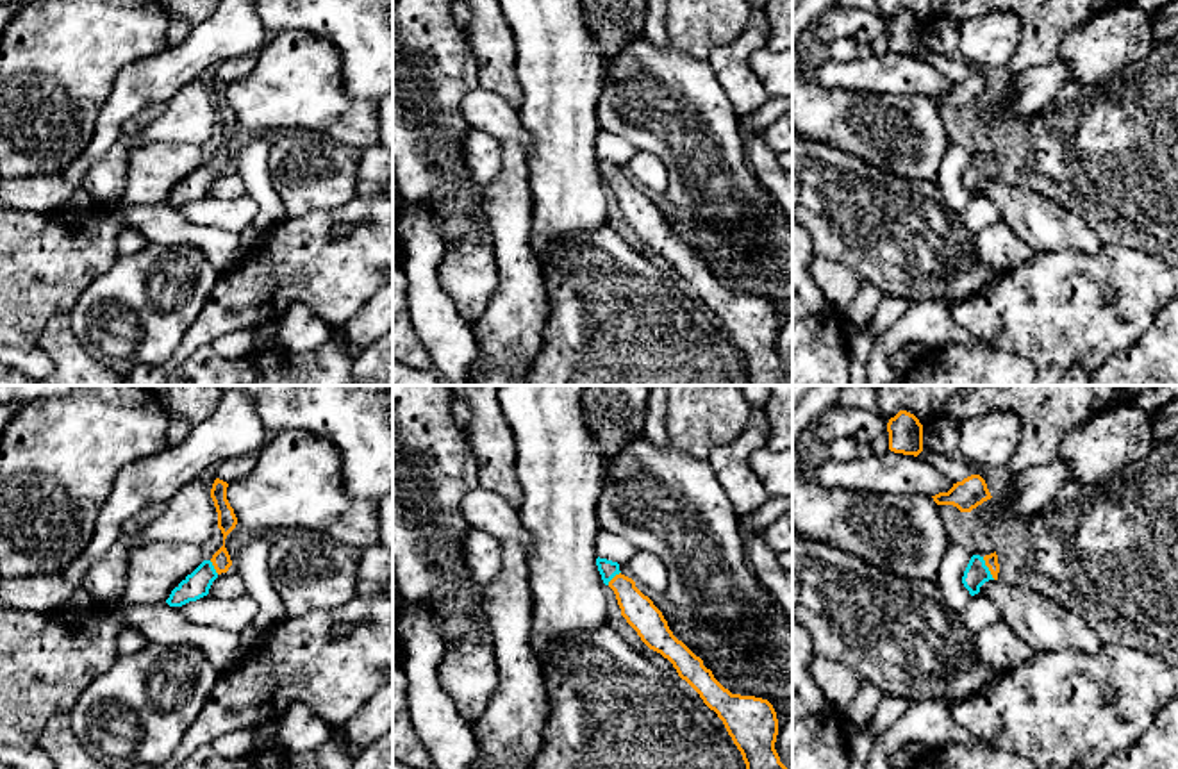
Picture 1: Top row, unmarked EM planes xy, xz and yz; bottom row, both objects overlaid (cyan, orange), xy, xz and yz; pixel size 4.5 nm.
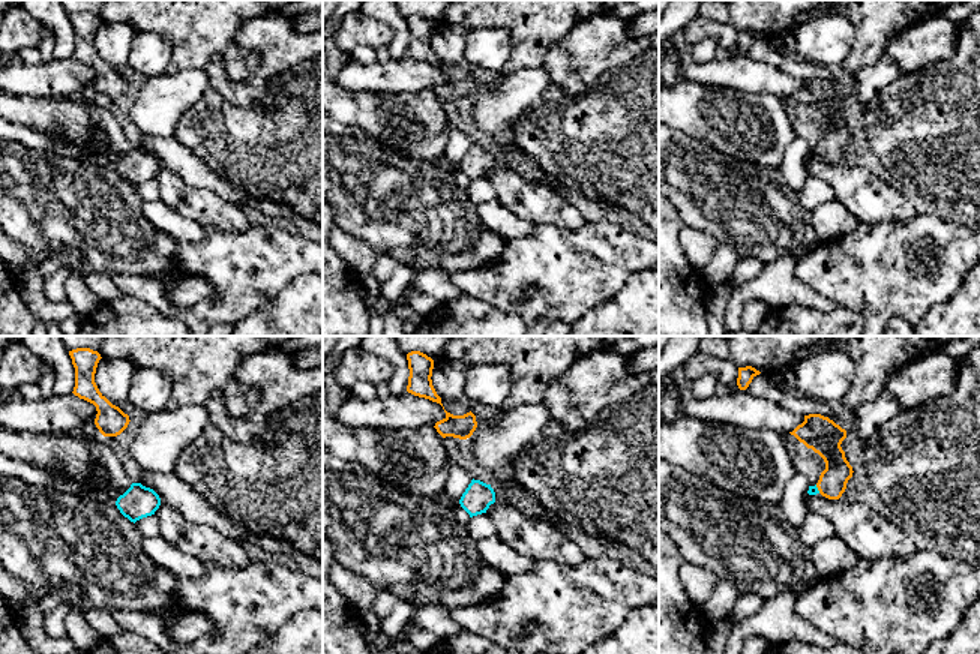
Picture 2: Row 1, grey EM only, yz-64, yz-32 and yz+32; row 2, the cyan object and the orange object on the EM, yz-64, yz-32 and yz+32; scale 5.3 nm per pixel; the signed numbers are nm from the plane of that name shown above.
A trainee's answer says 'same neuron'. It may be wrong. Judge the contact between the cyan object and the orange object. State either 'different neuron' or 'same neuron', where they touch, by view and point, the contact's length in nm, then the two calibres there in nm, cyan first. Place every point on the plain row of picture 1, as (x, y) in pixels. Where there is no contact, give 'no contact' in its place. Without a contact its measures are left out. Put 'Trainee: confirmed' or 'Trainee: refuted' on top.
Trainee: confirmed
same neuron | yz (987, 168) | 120 nm | 110/60 nm

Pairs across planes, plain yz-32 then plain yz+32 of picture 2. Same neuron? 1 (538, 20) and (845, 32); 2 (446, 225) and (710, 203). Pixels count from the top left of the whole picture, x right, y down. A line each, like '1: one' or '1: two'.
1: two
2: one

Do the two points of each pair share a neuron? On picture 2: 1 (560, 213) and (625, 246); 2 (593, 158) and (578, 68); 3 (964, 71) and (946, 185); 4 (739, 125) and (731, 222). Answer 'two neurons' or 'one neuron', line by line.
1: two neurons
2: two neurons
3: one neuron
4: two neurons

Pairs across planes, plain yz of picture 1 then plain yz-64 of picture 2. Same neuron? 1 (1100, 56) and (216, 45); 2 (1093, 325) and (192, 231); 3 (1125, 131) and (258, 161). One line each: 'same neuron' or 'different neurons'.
1: different neurons
2: different neurons
3: same neuron

